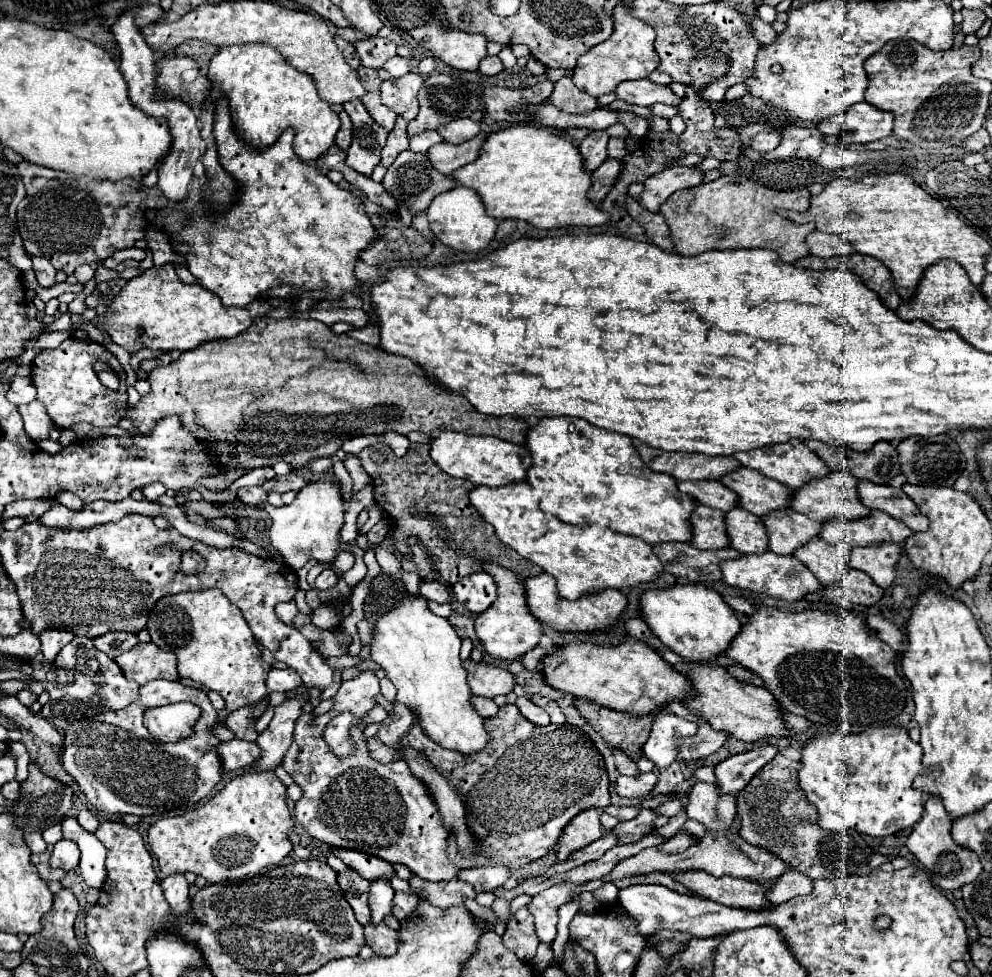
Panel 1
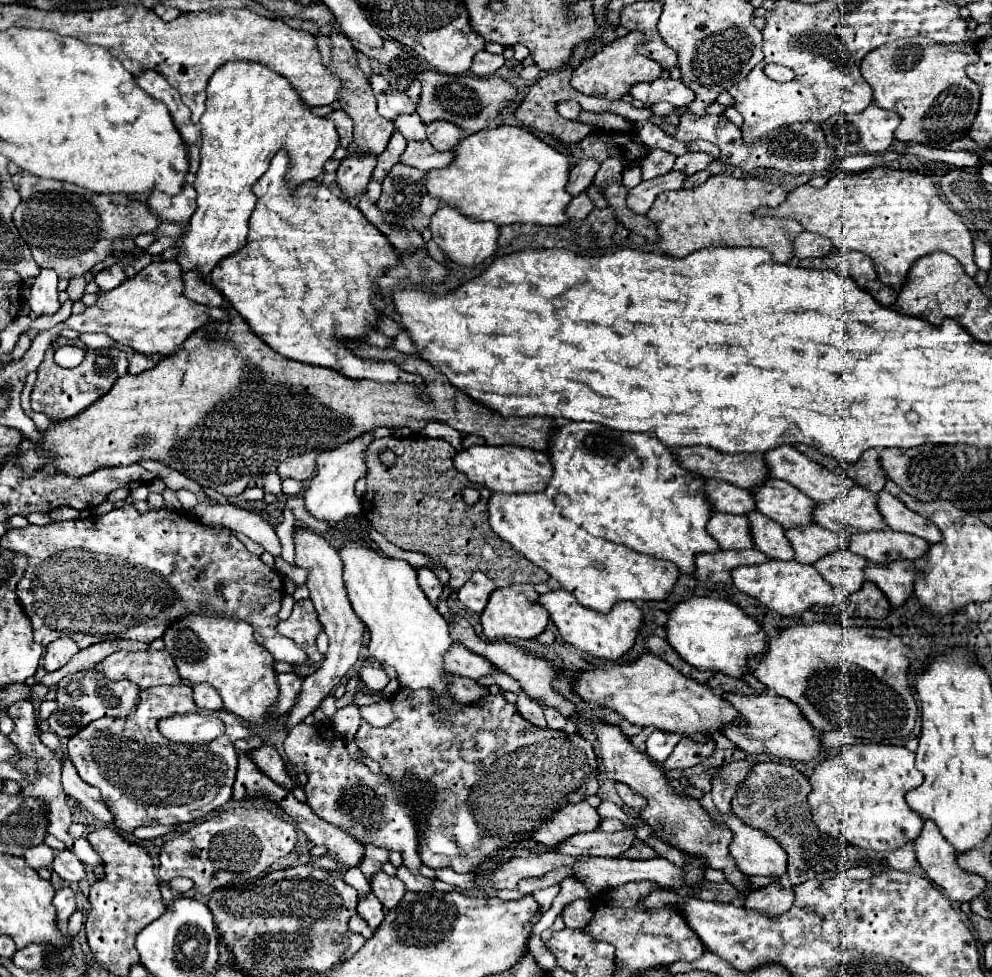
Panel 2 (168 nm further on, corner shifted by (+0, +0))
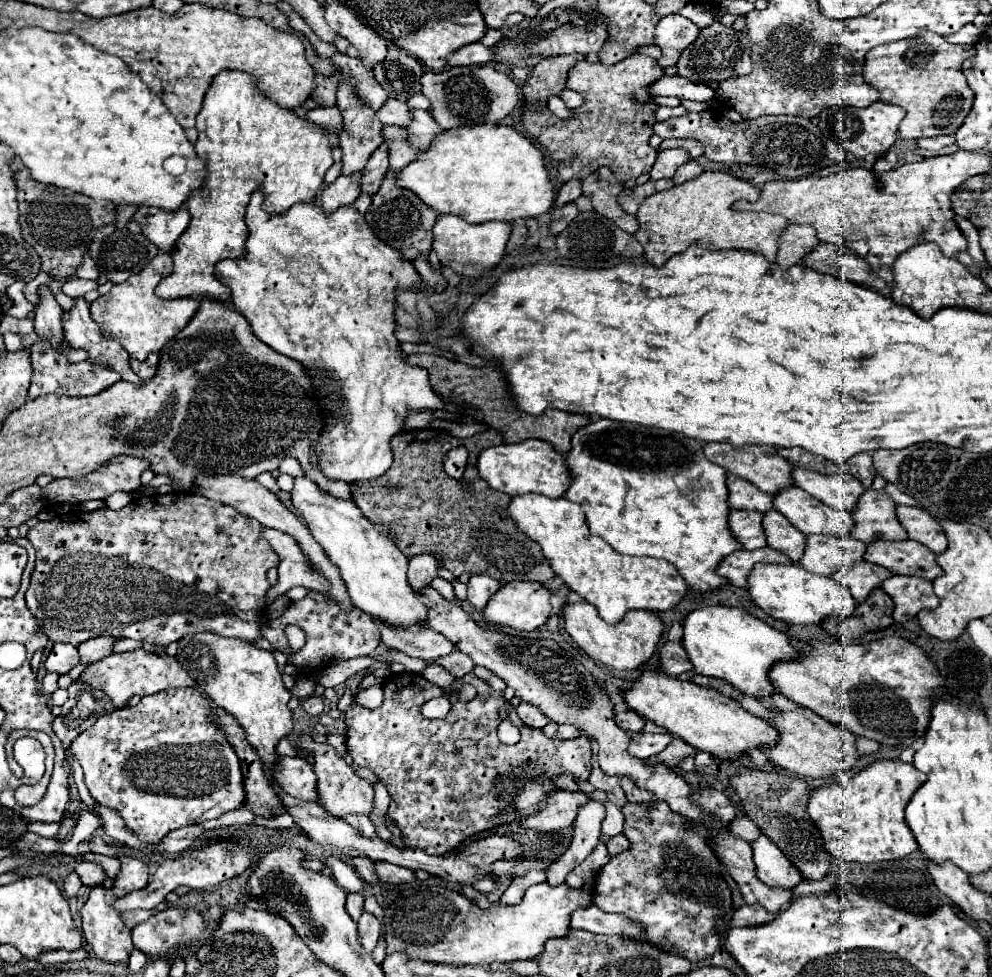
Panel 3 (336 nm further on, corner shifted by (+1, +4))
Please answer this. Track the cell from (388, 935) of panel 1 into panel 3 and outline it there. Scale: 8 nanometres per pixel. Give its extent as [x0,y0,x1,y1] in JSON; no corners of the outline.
[347,893,365,921]

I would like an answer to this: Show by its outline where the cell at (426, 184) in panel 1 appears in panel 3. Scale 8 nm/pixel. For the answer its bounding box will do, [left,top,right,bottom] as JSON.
[365,173,437,261]

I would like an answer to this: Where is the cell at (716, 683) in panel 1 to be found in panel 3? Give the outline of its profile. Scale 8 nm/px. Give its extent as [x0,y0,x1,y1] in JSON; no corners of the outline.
[763,707,859,779]

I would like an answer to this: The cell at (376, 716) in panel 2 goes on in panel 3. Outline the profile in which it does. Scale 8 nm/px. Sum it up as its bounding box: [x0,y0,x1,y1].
[355,685,383,709]

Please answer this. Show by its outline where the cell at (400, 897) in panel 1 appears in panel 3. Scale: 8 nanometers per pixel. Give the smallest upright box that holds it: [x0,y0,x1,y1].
[351,857,379,885]

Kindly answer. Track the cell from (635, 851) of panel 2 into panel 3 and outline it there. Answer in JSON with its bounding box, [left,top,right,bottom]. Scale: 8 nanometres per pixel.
[607,835,629,855]

